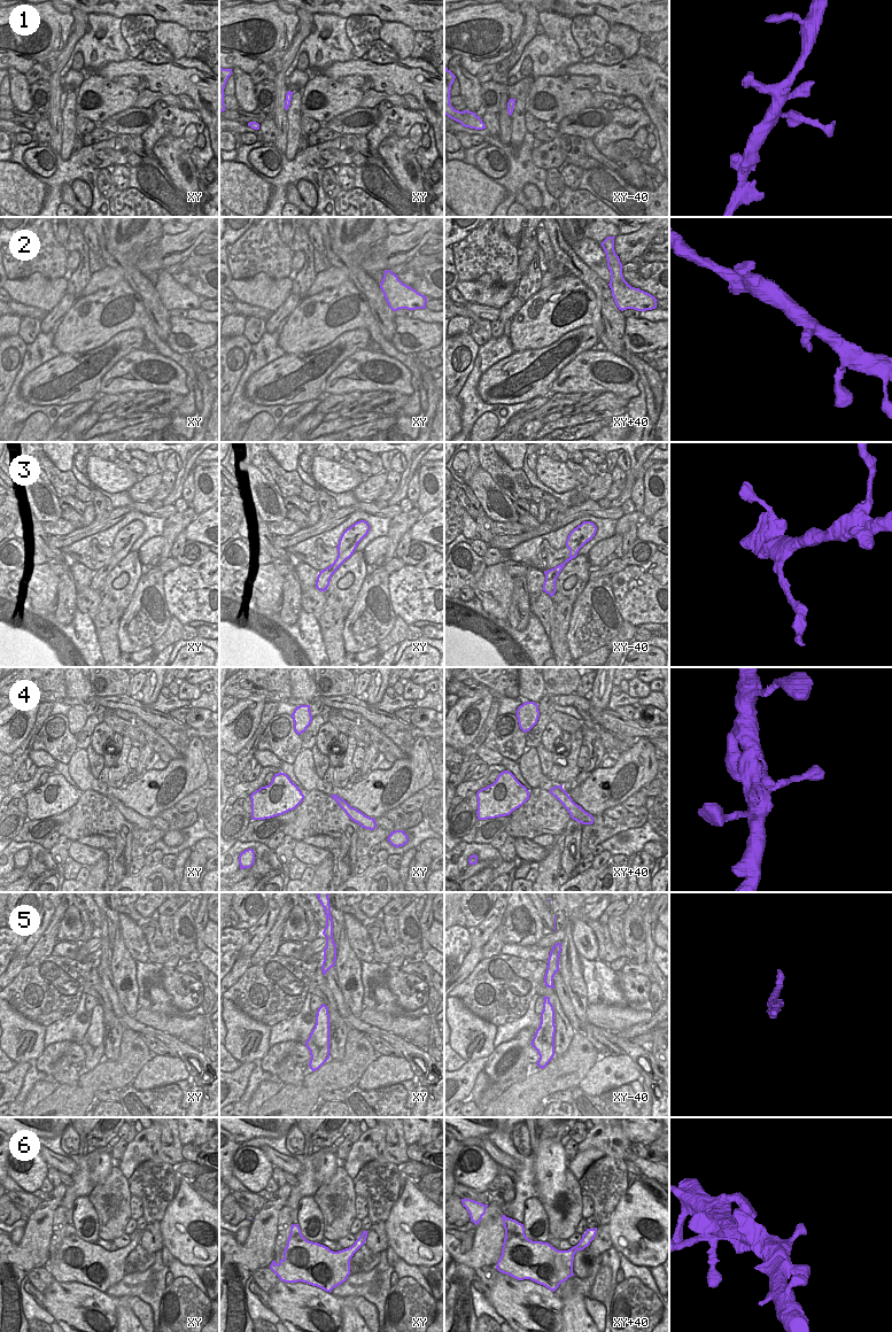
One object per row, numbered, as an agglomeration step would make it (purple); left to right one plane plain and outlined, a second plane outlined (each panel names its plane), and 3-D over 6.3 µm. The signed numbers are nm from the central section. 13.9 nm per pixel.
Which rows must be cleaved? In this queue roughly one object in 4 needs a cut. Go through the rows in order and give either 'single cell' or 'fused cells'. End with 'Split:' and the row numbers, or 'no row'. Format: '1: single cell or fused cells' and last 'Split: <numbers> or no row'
1: single cell
2: single cell
3: fused cells
4: single cell
5: single cell
6: single cell
Split: 3

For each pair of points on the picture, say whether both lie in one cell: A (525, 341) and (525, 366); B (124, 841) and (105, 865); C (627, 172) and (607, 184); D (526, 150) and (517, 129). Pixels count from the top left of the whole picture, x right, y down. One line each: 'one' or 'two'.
A: two
B: two
C: two
D: two

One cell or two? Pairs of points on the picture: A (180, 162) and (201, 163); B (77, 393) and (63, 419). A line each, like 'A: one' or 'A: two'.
A: two
B: two

